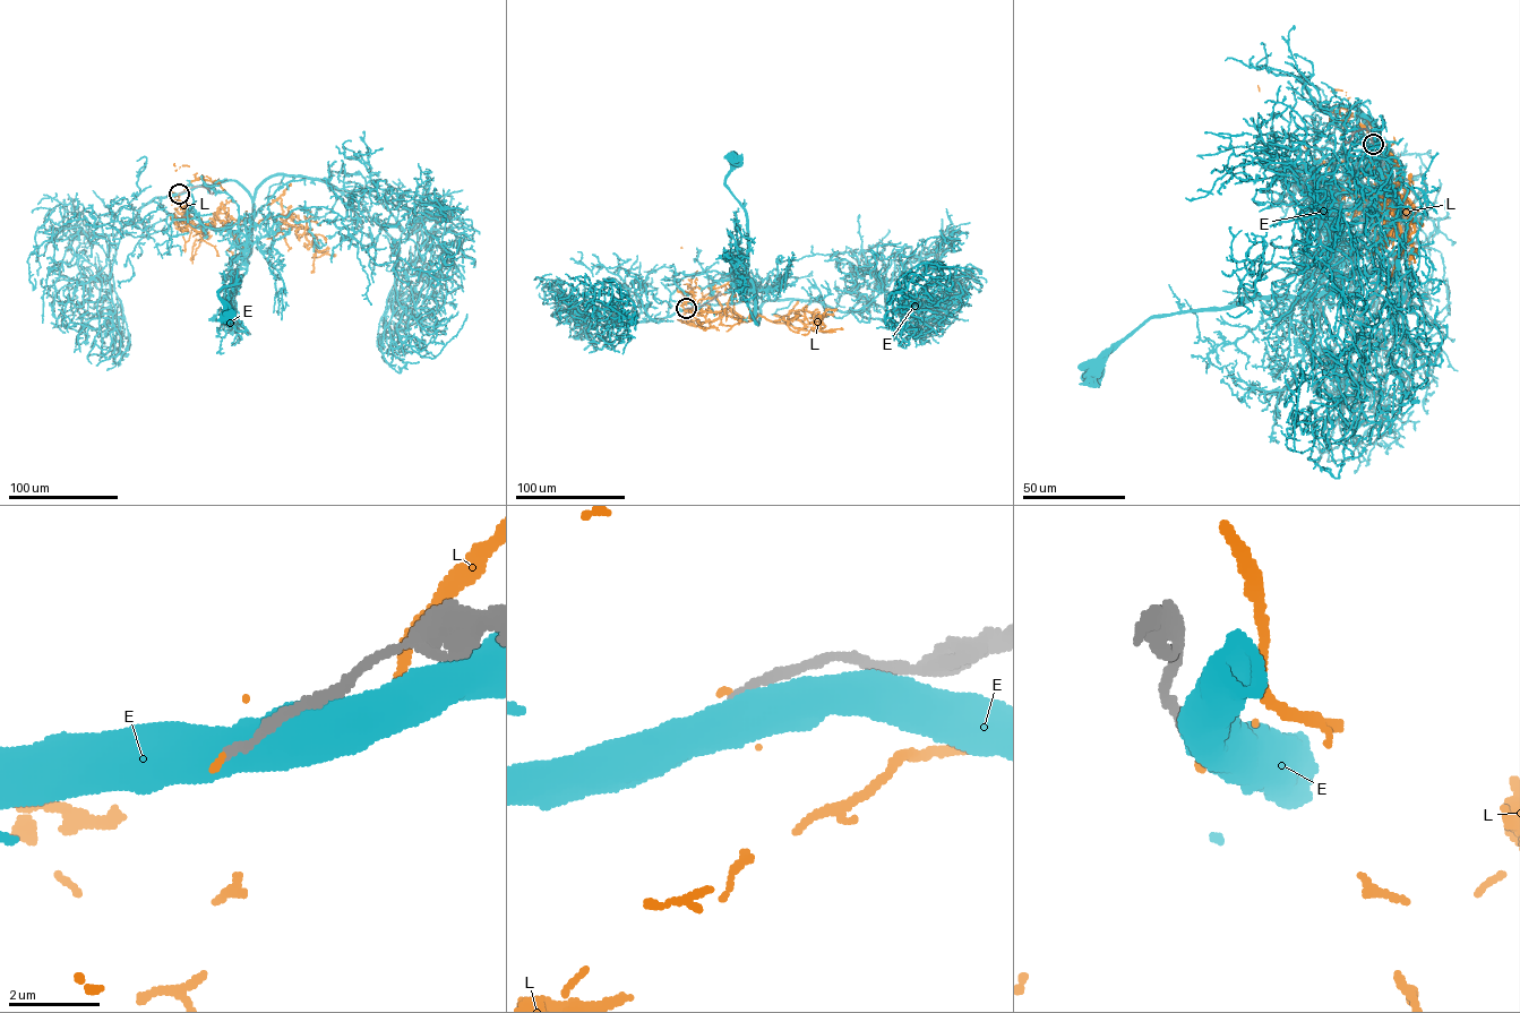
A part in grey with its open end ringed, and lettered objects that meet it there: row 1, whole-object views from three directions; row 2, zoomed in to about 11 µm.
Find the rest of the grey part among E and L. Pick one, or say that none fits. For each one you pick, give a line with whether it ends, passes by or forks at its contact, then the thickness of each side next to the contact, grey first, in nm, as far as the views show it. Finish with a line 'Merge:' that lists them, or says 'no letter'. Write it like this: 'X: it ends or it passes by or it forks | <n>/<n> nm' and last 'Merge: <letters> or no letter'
Merge: no letter

